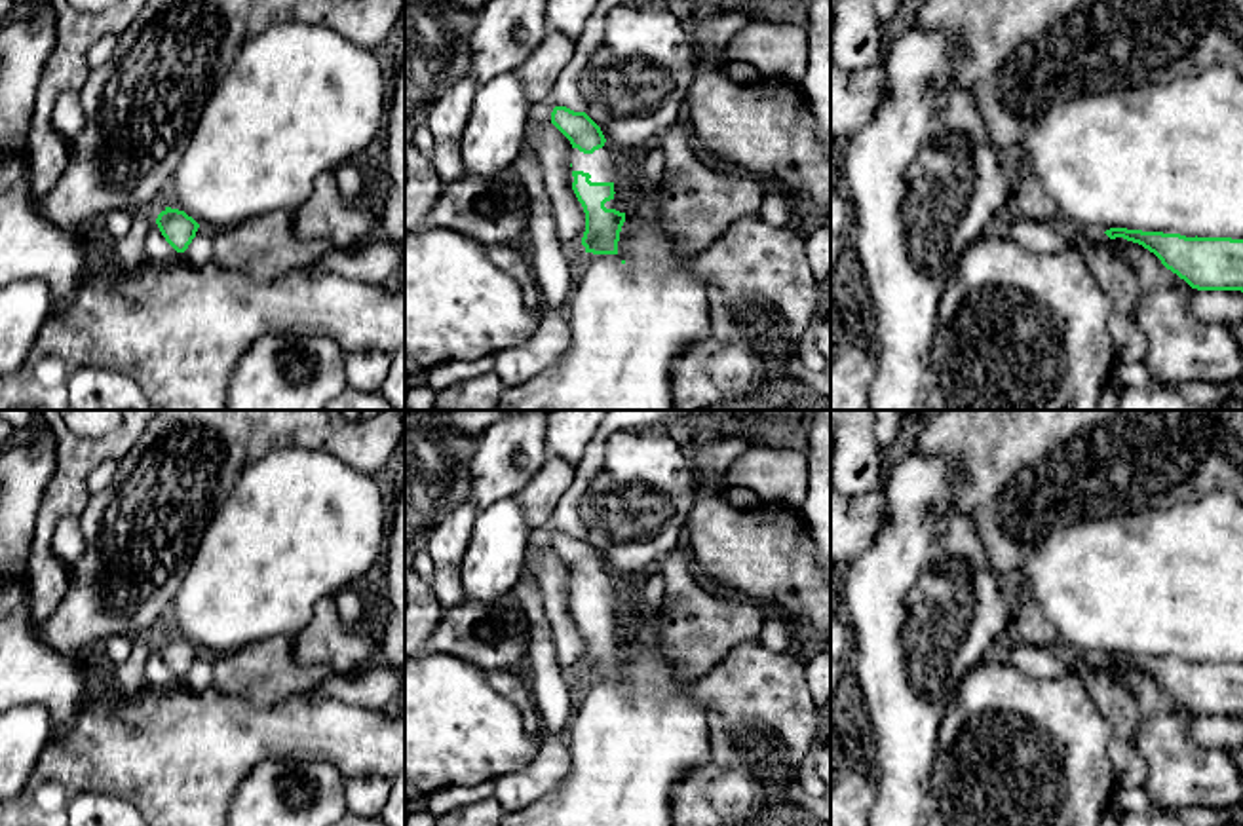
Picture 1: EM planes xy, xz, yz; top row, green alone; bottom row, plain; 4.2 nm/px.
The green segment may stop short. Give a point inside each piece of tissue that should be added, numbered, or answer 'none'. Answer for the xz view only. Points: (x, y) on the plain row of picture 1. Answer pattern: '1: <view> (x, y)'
1: xz (605, 587)

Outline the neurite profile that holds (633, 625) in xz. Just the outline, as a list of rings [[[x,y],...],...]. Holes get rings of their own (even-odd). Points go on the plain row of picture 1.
[[[623,587],[614,598],[614,617],[618,619],[625,642],[648,640],[661,621],[661,611],[654,615],[637,613],[633,592]]]

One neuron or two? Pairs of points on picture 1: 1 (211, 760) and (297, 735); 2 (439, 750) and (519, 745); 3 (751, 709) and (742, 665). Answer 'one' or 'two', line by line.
1: one
2: one
3: one

